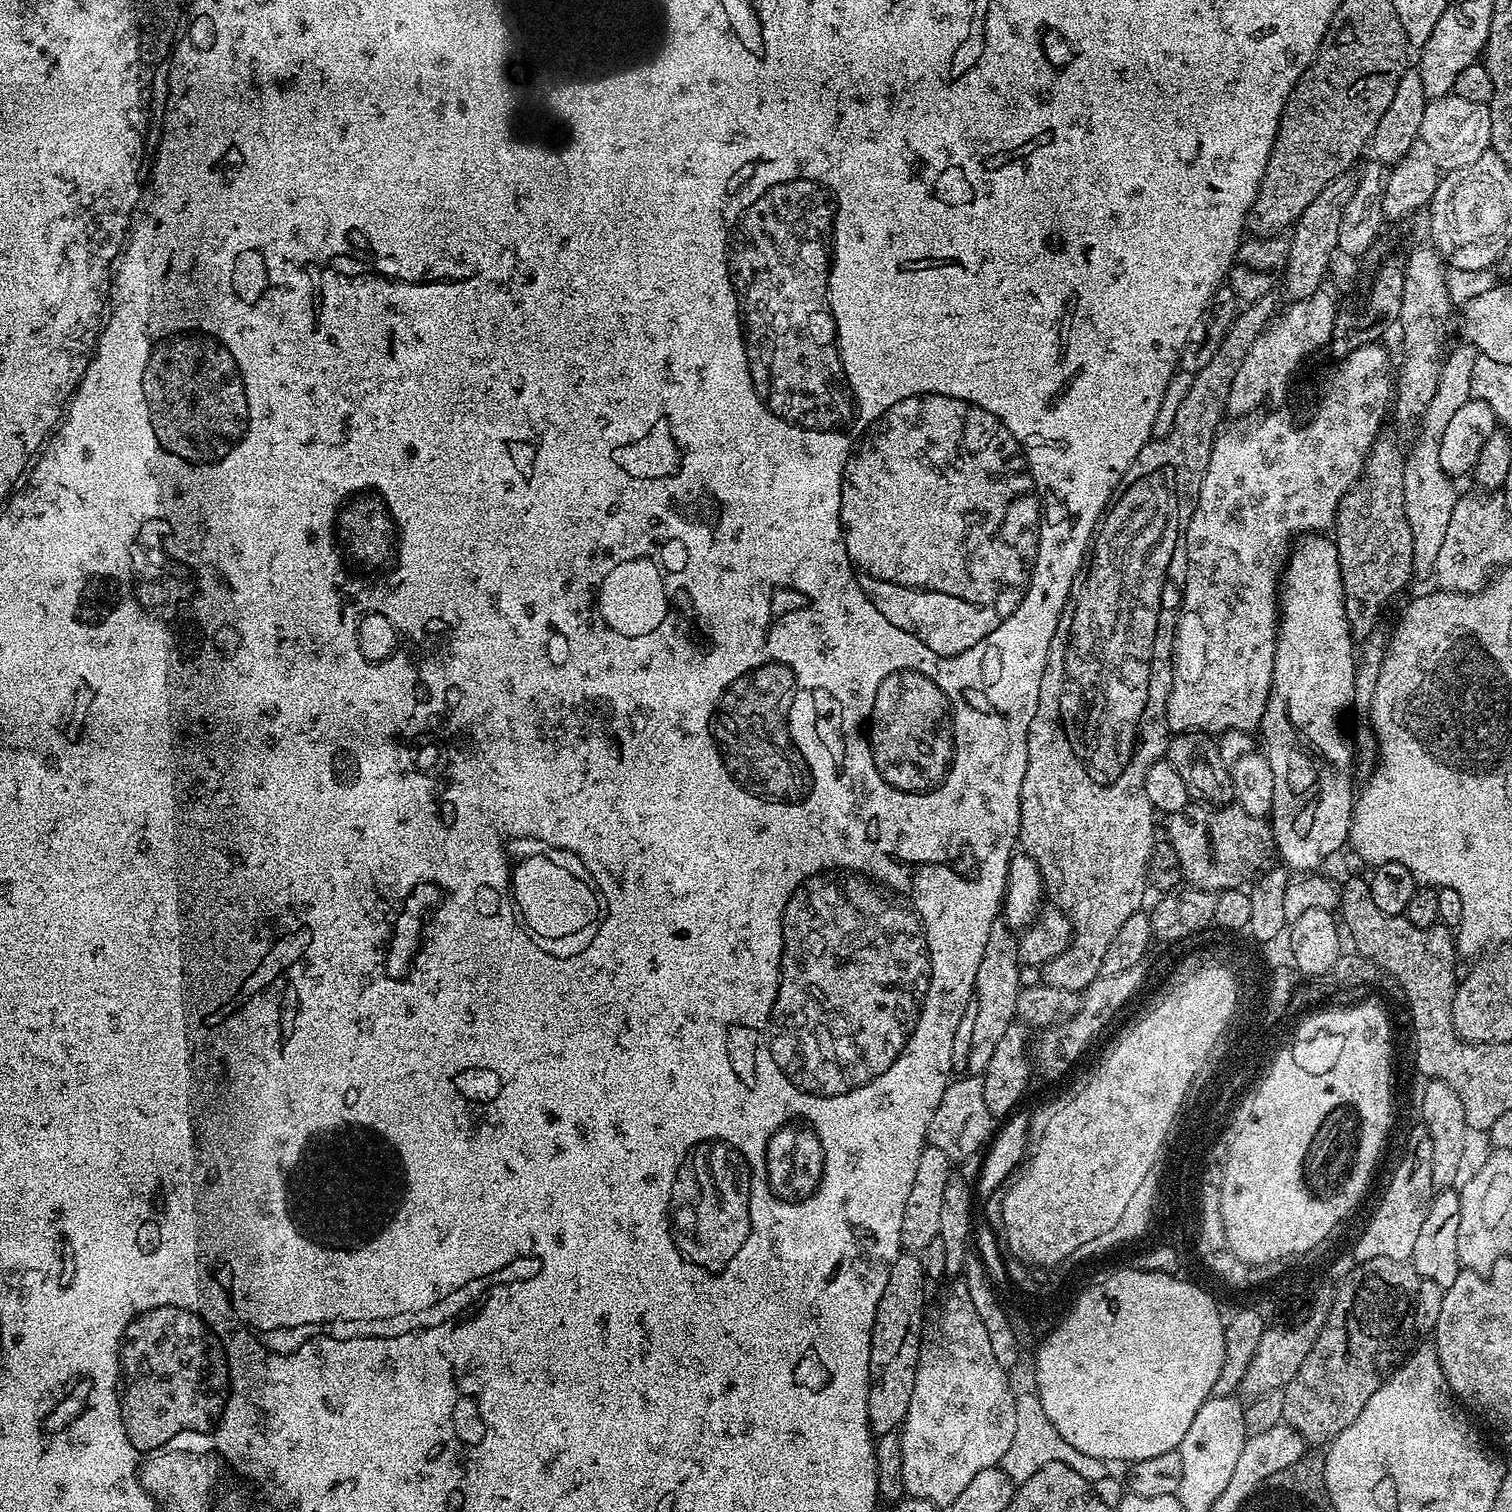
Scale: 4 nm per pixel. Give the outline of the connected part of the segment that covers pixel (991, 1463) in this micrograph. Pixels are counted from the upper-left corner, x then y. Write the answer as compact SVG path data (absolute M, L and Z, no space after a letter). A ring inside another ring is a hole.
M923 1325L914 1394L910 1394L910 1410L906 1410L906 1418L898 1435L905 1493L914 1500L928 1500L937 1506L947 1506L954 1502L954 1498L958 1498L958 1494L962 1494L962 1490L966 1490L966 1485L974 1478L974 1474L978 1474L978 1470L995 1468L1003 1461L1006 1450L1010 1450L1008 1442L1012 1438L1013 1413L1012 1400L1009 1399L1004 1382L1008 1372L998 1358L994 1358L990 1340L980 1336L980 1342L978 1338L962 1338L960 1344L948 1342L944 1344L946 1350L938 1350L936 1354L940 1356L932 1358L930 1352L934 1350L930 1350L930 1342L934 1340L938 1328L940 1326Z

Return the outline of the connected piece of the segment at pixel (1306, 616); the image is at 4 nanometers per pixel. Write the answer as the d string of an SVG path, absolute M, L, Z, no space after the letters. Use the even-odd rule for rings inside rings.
M1304 534L1295 541L1294 547L1291 549L1290 555L1287 557L1286 563L1282 568L1282 583L1278 588L1278 627L1276 629L1276 649L1274 650L1274 674L1272 675L1272 689L1268 695L1268 705L1264 711L1264 717L1260 720L1260 726L1258 729L1259 735L1262 737L1262 751L1265 756L1268 757L1270 762L1270 770L1274 774L1274 802L1272 803L1272 811L1270 813L1270 823L1272 826L1272 839L1274 841L1275 851L1278 856L1281 856L1283 863L1287 865L1289 869L1295 870L1295 868L1312 868L1308 870L1316 870L1320 863L1323 862L1327 856L1332 856L1340 847L1349 843L1348 831L1352 825L1352 809L1354 807L1354 788L1352 792L1352 770L1354 771L1353 753L1354 748L1350 743L1349 737L1344 737L1344 732L1340 729L1340 715L1345 711L1349 711L1352 703L1352 695L1354 694L1354 674L1356 673L1356 661L1357 657L1354 655L1354 644L1352 648L1352 639L1354 639L1354 633L1351 628L1348 627L1348 619L1346 618L1346 610L1344 609L1344 595L1342 594L1342 578L1340 577L1340 567L1338 566L1338 550L1335 543L1331 539L1327 540L1327 535L1324 534Z

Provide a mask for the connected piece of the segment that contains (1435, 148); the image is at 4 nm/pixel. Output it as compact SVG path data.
M1451 94L1437 100L1428 100L1419 139L1428 145L1440 170L1461 168L1470 166L1470 162L1478 162L1478 158L1482 158L1482 154L1492 147L1492 123L1488 104L1466 102L1466 98Z

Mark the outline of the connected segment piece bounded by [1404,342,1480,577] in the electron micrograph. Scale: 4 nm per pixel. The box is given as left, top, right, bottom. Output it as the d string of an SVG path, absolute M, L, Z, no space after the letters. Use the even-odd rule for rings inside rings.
M1461 343L1462 346L1449 351L1441 363L1438 390L1430 398L1424 415L1419 417L1420 433L1416 441L1406 452L1404 461L1404 519L1410 526L1410 534L1414 552L1412 566L1417 577L1433 575L1438 562L1438 550L1446 539L1446 526L1450 526L1450 514L1454 514L1454 506L1458 489L1455 488L1453 477L1442 470L1442 462L1438 458L1438 450L1442 442L1442 430L1446 430L1450 418L1471 397L1472 371L1480 353L1472 344Z

